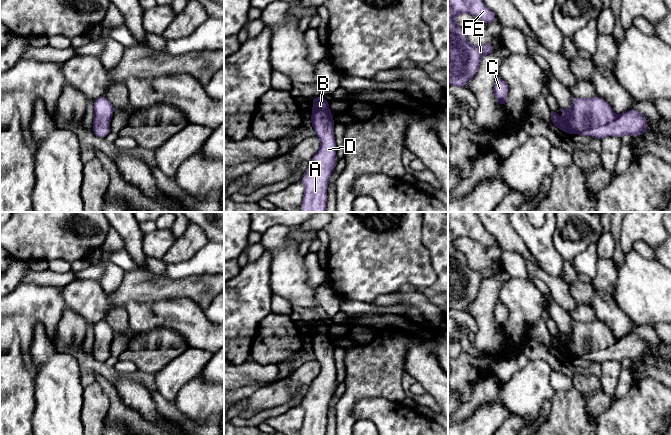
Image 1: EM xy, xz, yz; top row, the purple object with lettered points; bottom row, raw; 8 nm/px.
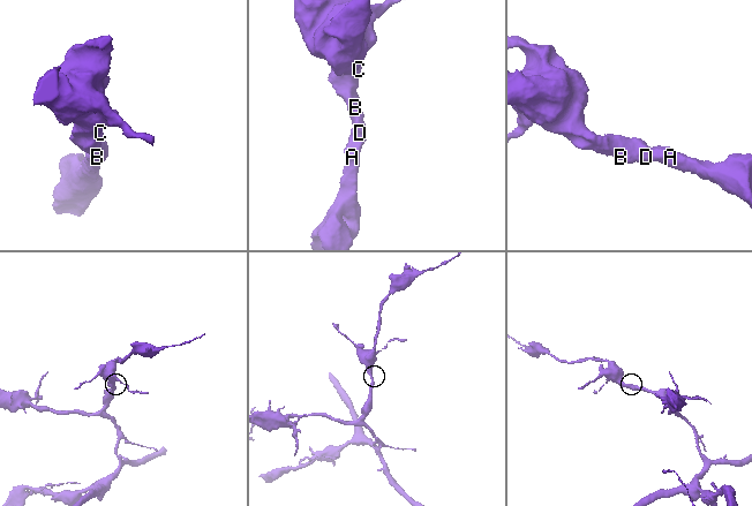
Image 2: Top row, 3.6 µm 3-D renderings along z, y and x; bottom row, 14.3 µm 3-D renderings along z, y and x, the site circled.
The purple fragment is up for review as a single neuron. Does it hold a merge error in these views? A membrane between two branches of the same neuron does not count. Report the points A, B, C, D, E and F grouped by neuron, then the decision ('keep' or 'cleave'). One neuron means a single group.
groups A B C D E F; keep

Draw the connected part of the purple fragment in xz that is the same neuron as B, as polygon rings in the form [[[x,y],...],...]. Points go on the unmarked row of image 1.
[[[316,320],[312,324],[312,341],[309,345],[321,370],[300,405],[305,411],[301,435],[325,435],[329,403],[338,387],[333,357],[335,347],[327,324],[323,320]]]

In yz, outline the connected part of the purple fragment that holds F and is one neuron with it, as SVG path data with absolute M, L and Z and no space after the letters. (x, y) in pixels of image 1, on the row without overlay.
M448 212L448 309L465 312L476 299L481 282L493 277L494 271L490 267L472 270L454 244L457 238L471 238L487 249L497 240L484 228L477 212Z

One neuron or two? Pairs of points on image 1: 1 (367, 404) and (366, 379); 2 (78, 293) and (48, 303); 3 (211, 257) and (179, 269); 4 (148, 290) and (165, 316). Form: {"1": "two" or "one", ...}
{"1": "two", "2": "two", "3": "one", "4": "two"}

